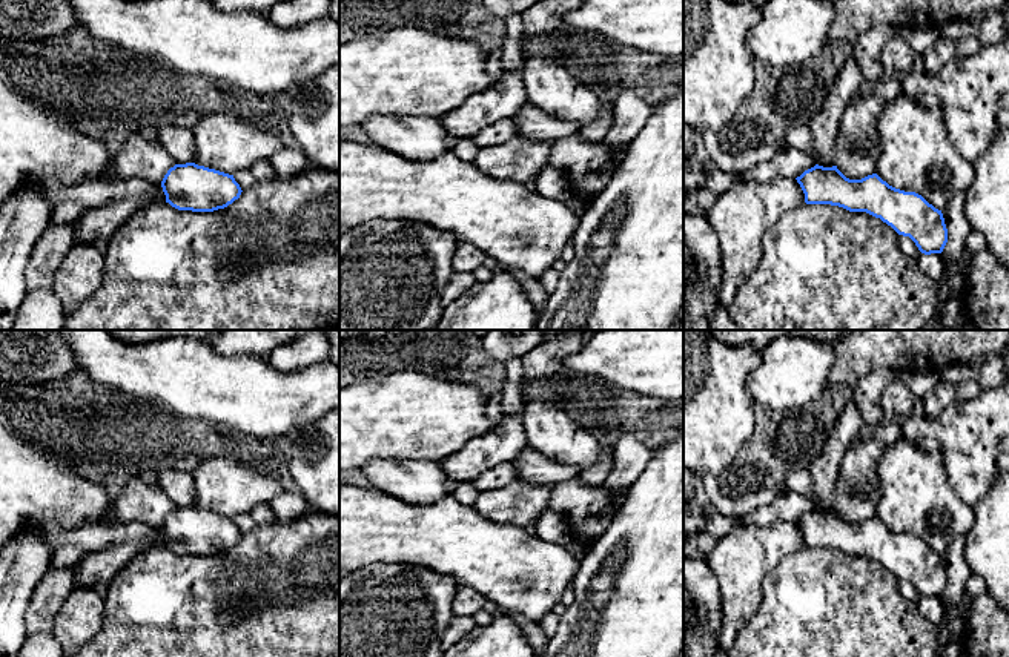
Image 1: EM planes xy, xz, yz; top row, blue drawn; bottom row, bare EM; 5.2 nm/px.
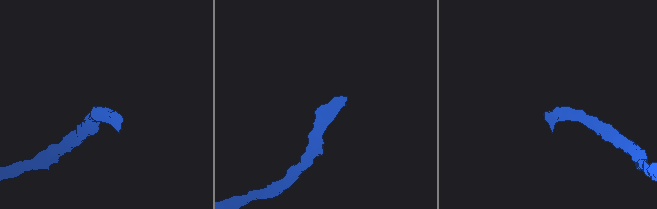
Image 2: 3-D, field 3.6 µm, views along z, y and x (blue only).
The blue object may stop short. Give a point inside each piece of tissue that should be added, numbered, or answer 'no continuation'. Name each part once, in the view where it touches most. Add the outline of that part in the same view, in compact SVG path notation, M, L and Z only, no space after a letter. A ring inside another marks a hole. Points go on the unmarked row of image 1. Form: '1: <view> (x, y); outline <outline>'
no continuation

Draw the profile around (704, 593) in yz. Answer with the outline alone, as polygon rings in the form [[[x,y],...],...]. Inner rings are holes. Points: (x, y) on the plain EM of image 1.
[[[685,557],[683,582],[686,583],[696,625],[717,637],[722,623],[722,599],[713,570],[703,559]]]

